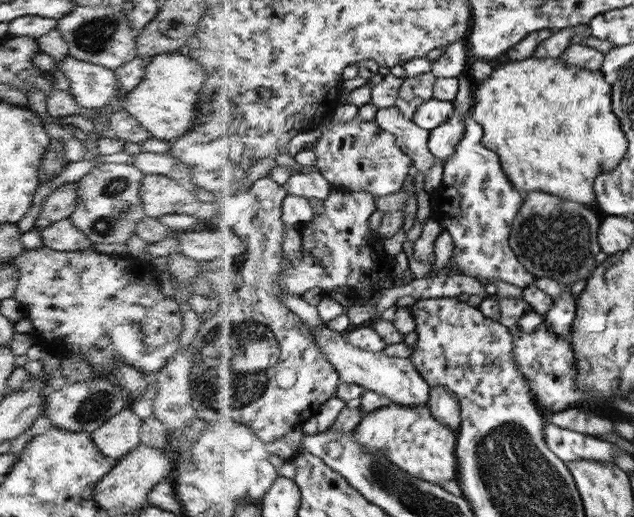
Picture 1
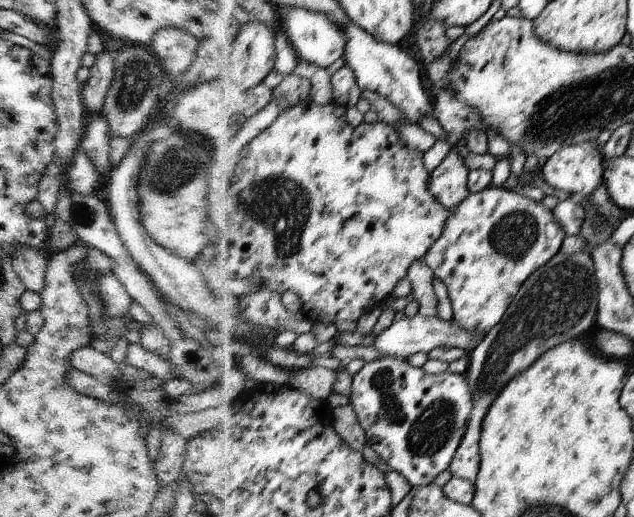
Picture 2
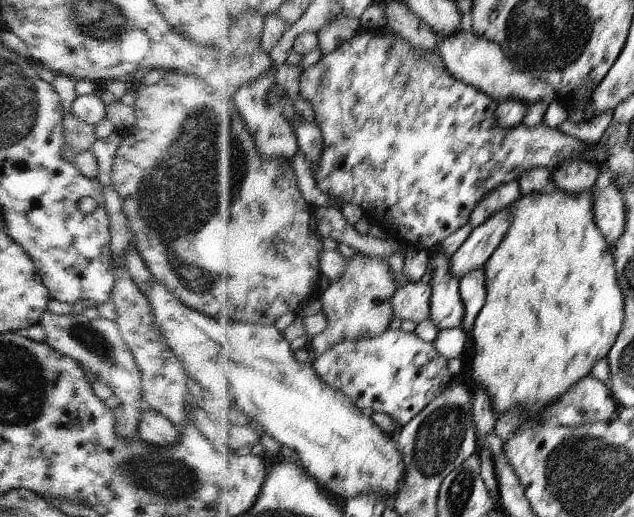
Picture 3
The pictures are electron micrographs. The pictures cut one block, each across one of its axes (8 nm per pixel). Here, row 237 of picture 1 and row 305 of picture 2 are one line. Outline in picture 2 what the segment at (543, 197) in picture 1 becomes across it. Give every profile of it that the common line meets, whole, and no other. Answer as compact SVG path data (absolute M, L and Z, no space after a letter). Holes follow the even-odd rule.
M587 249L573 254L559 251L526 280L499 324L469 353L466 375L472 391L472 412L468 416L466 436L449 469L454 477L473 483L478 478L482 466L479 443L482 442L484 418L492 408L492 402L500 396L500 392L504 392L504 384L514 374L528 368L546 350L552 350L552 346L578 339L592 326L596 318L596 304L599 304L599 283L594 272L588 270L592 270L592 258Z

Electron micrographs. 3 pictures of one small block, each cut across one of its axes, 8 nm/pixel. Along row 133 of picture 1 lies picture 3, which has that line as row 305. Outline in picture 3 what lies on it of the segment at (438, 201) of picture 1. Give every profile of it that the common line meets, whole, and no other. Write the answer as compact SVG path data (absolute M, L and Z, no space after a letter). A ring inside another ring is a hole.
M483 268L468 272L466 278L461 279L461 293L466 303L466 319L464 328L470 332L482 310L484 303L487 302L486 273Z

